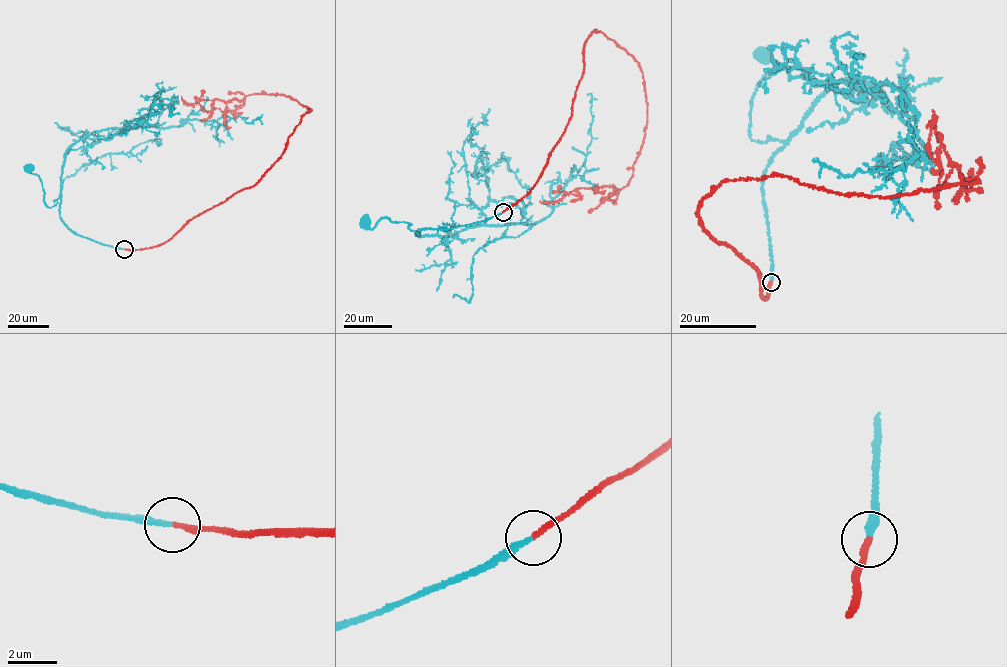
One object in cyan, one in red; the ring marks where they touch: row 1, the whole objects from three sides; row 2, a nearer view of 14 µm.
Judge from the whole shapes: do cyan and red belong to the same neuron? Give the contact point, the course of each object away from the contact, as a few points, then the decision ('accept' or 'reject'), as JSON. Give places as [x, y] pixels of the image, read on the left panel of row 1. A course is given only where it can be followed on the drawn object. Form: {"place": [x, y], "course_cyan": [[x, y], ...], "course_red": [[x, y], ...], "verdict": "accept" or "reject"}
{"place": [124, 249], "course_cyan": [[124, 249], [75, 233], [60, 216], [60, 197], [52, 207], [47, 206], [41, 181], [28, 168]], "course_red": [[124, 249], [163, 243], [258, 182], [311, 110], [262, 93], [215, 99], [207, 112], [204, 90]], "verdict": "accept"}

